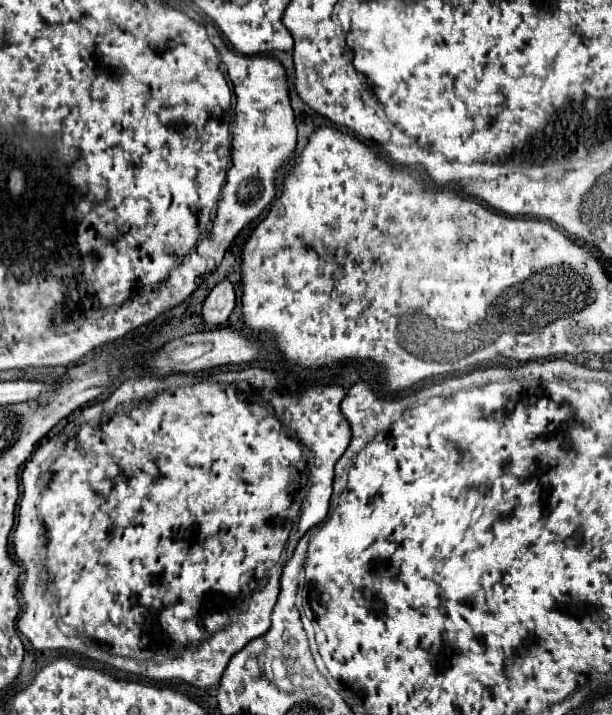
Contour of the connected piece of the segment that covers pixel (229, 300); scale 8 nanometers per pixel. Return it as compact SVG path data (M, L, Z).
M225 278L207 296L203 304L203 320L211 328L215 328L229 318L233 308L235 308L235 290L233 290L233 284Z

